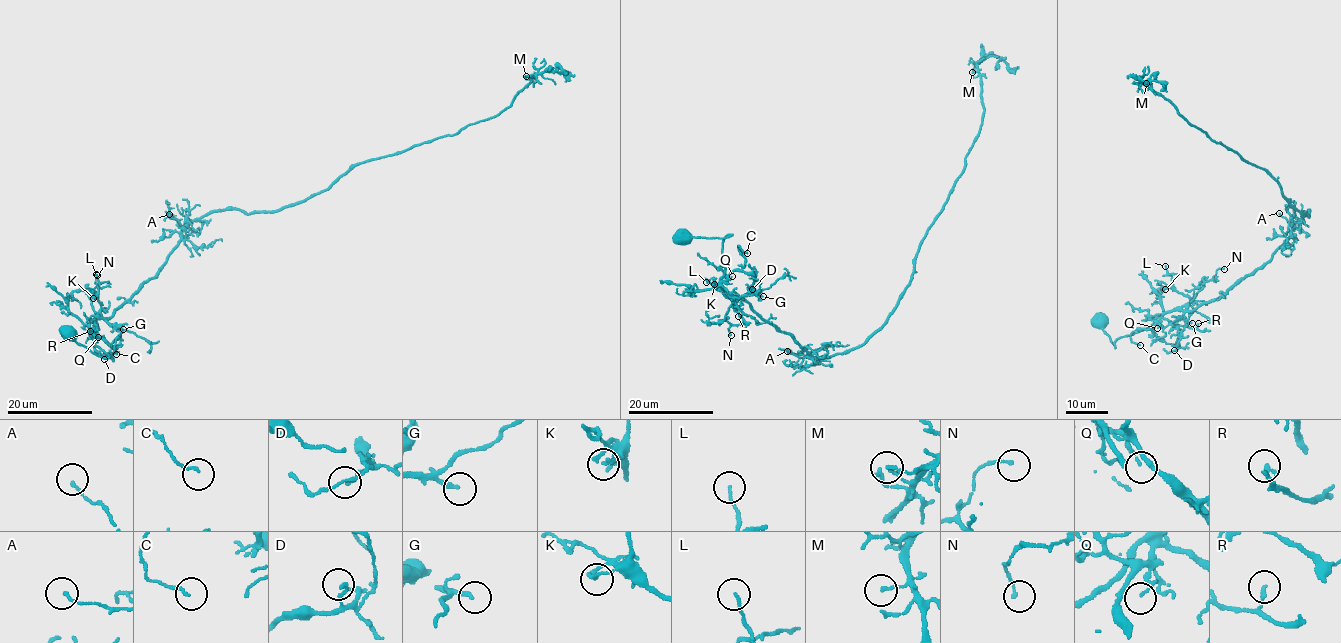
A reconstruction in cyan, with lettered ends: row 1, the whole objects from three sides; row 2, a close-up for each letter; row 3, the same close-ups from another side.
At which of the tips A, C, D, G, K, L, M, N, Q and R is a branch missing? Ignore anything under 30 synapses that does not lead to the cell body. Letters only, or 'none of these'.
G

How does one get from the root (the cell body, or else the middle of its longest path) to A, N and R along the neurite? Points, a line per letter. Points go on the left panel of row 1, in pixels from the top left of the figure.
A: (266, 211), (246, 214), (239, 210), (217, 211), (184, 226), (169, 214)
N: (266, 211), (225, 210), (191, 221), (155, 276), (109, 318), (94, 310), (85, 290), (96, 287), (97, 275)
R: (266, 211), (225, 210), (191, 221), (155, 276), (109, 318), (93, 319), (90, 331)

